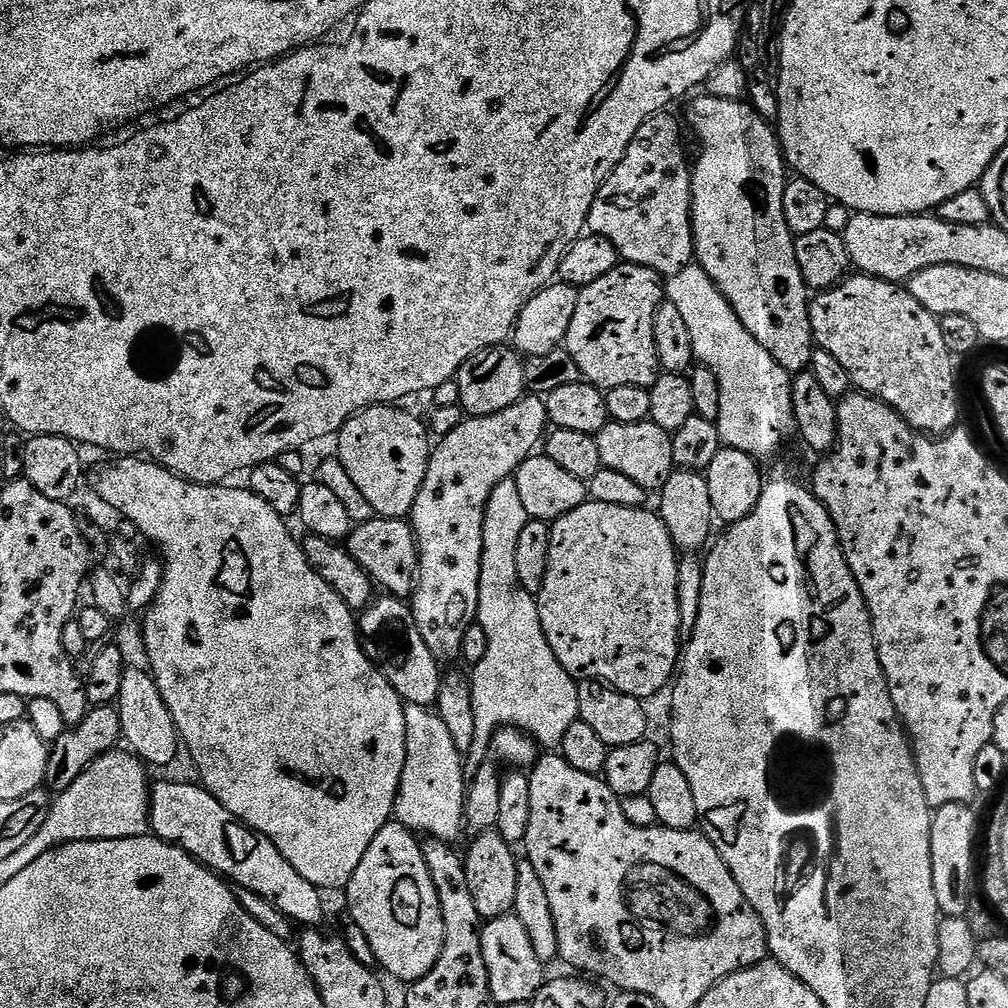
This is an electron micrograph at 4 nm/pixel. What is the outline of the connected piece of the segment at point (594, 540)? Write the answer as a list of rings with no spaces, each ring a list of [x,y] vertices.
[[[589,499],[578,510],[551,521],[550,558],[542,590],[536,596],[550,650],[572,677],[610,684],[645,702],[673,683],[682,656],[678,549],[662,518],[648,511],[647,507],[606,506],[606,502]]]

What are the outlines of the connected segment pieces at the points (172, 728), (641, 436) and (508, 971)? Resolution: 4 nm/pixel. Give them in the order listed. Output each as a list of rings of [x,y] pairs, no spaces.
[[[125,667],[122,690],[114,706],[120,715],[123,743],[139,756],[145,765],[153,769],[164,768],[167,764],[174,763],[176,755],[182,752],[180,731],[176,729],[176,723],[158,690],[156,679],[153,678],[151,671],[141,668]]]
[[[651,419],[621,424],[609,422],[601,432],[596,433],[595,438],[604,467],[626,474],[626,478],[638,482],[638,486],[645,488],[649,494],[664,488],[676,468],[670,433],[653,424]]]
[[[514,914],[487,921],[481,927],[482,958],[486,958],[486,974],[490,978],[490,994],[497,1005],[511,1006],[514,1002],[529,1002],[546,981],[545,965],[534,954],[534,942],[526,934],[526,926]]]

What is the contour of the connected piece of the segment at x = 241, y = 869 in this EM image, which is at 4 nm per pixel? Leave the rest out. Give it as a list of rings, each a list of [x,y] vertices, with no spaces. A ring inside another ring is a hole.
[[[164,780],[161,784],[153,783],[150,788],[148,815],[151,835],[178,846],[183,852],[190,853],[205,868],[210,868],[221,877],[227,878],[236,888],[254,890],[254,894],[262,894],[262,898],[266,898],[270,906],[278,906],[278,910],[282,910],[282,914],[286,914],[297,925],[323,925],[324,900],[320,897],[323,896],[321,889],[306,882],[306,878],[302,878],[302,874],[298,874],[298,870],[294,870],[294,866],[290,866],[290,862],[286,862],[286,858],[278,854],[278,846],[274,846],[270,838],[258,834],[254,829],[236,820],[234,814],[223,808],[218,798],[211,796],[199,783],[179,784],[176,780]]]

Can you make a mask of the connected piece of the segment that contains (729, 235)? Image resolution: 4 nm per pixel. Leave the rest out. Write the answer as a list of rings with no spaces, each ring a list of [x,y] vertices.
[[[702,94],[688,108],[688,120],[704,143],[700,161],[695,161],[692,173],[692,242],[694,256],[701,268],[710,274],[718,290],[730,302],[734,314],[770,350],[774,362],[778,362],[790,374],[803,372],[810,365],[814,341],[810,326],[810,289],[798,270],[796,242],[786,226],[782,210],[782,194],[790,179],[777,129],[763,120],[751,103],[727,100]]]

